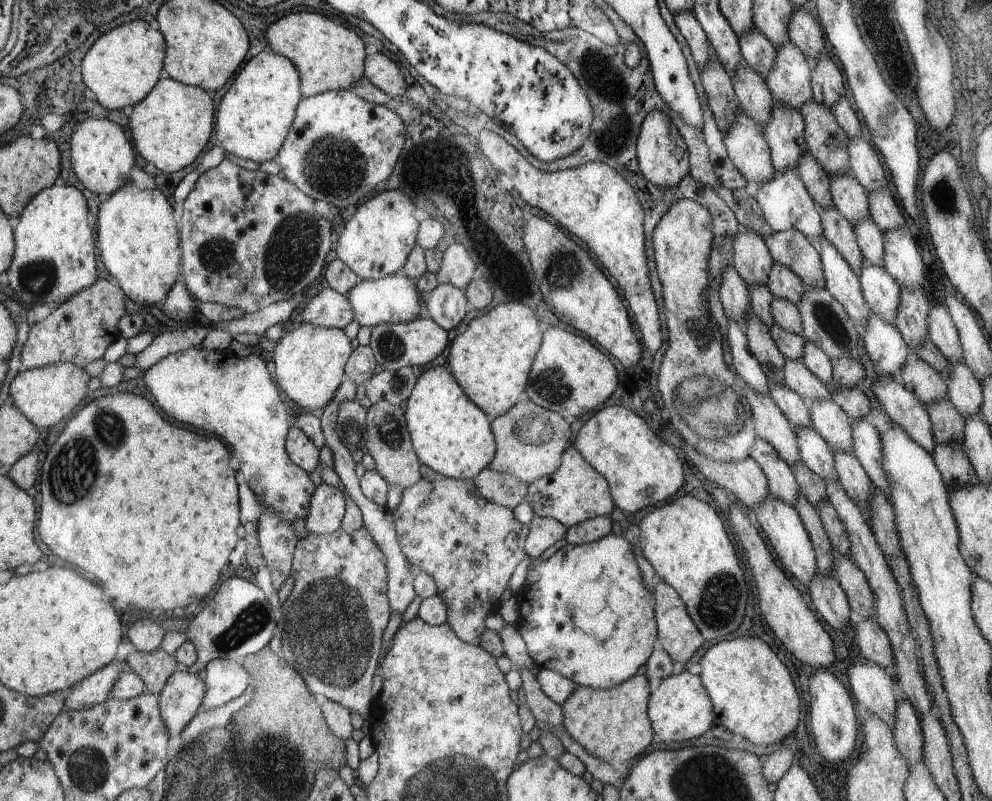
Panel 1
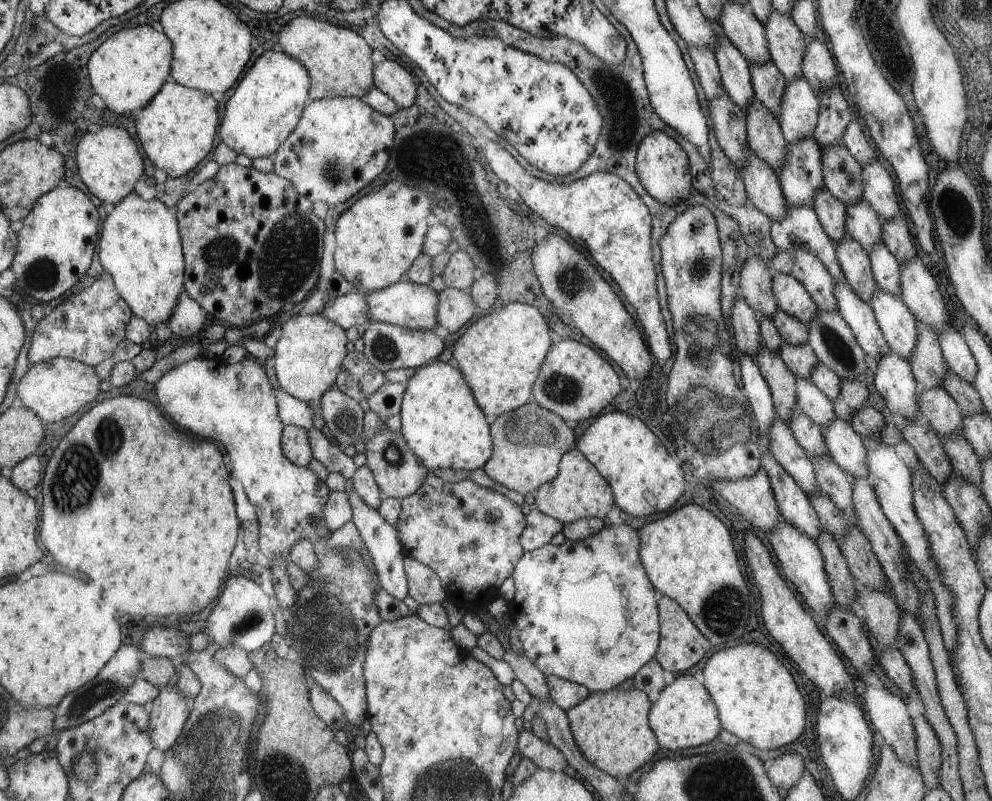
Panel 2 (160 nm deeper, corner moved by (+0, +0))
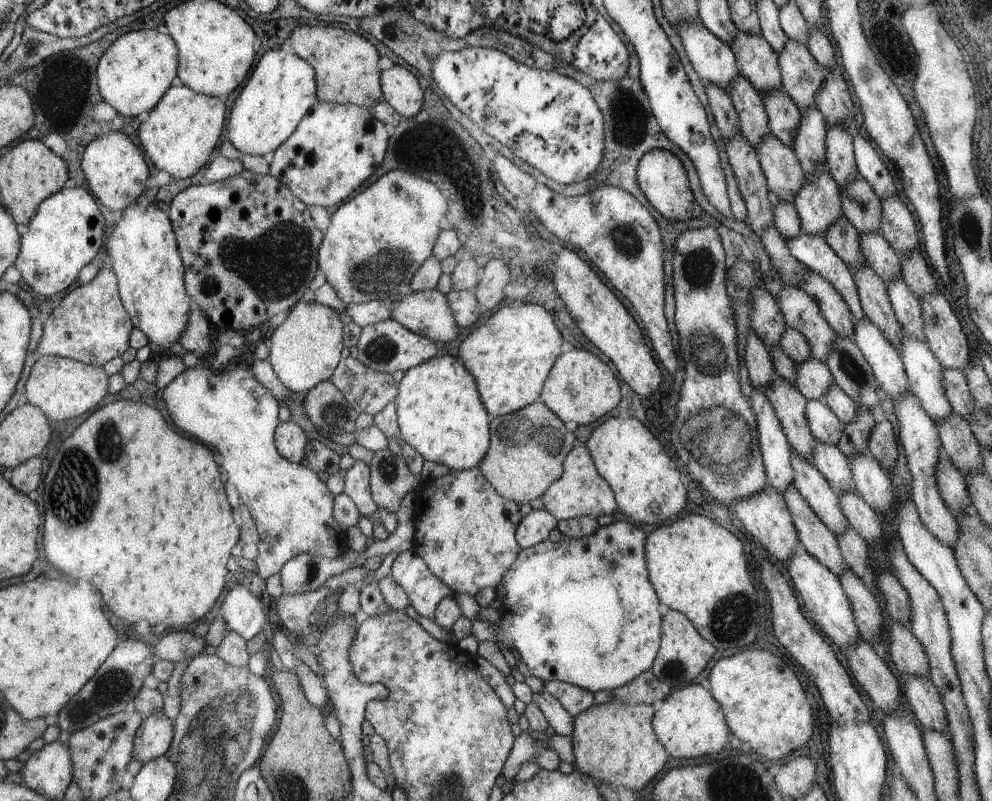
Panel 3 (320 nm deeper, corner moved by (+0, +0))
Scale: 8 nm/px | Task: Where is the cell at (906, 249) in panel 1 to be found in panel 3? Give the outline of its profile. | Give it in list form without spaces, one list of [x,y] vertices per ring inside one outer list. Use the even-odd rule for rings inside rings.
[[[934,293],[918,300],[924,317],[924,332],[930,350],[944,369],[964,369],[971,362],[974,354],[969,352],[970,348],[968,347],[968,341],[966,341],[966,334],[964,334],[958,316],[942,294]]]

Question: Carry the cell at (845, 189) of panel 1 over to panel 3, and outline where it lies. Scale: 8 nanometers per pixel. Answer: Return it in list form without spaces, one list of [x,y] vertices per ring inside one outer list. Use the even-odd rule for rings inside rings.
[[[880,233],[860,235],[860,244],[866,264],[889,285],[901,276],[901,258]]]

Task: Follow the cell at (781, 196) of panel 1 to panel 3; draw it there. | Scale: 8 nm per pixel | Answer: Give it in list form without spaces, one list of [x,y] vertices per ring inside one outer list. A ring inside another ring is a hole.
[[[802,232],[796,238],[786,240],[790,252],[802,264],[830,282],[839,292],[855,322],[864,321],[867,316],[859,299],[855,274],[850,272],[849,266],[830,248],[825,237]]]

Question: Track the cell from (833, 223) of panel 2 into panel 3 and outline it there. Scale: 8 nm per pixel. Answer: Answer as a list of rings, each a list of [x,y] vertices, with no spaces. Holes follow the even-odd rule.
[[[840,217],[824,234],[830,248],[849,266],[850,272],[856,273],[860,267],[864,267],[865,256],[860,244],[860,234],[856,227],[846,217]]]

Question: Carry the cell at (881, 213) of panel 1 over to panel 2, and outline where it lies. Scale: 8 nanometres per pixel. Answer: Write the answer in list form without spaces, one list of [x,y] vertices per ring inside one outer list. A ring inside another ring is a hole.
[[[898,216],[893,221],[884,221],[882,238],[886,248],[896,257],[900,264],[908,263],[917,258],[916,248],[912,234],[908,231],[908,225],[904,216]]]

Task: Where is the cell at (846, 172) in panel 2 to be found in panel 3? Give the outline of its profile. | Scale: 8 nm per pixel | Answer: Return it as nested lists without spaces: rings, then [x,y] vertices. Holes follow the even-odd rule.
[[[858,176],[846,189],[840,189],[840,198],[843,206],[843,216],[856,227],[860,235],[881,234],[881,200],[864,178]]]

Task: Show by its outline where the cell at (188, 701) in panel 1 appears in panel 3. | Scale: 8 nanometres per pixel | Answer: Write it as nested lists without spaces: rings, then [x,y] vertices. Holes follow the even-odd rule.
[[[163,710],[143,719],[143,724],[135,736],[135,750],[132,753],[137,766],[171,752],[175,736],[174,728],[173,722]]]

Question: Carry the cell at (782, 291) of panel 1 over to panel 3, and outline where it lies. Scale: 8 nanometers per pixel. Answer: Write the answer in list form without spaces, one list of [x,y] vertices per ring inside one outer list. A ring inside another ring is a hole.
[[[784,284],[777,301],[787,326],[801,332],[810,345],[812,358],[827,366],[837,334],[822,316],[818,303],[800,287]]]

